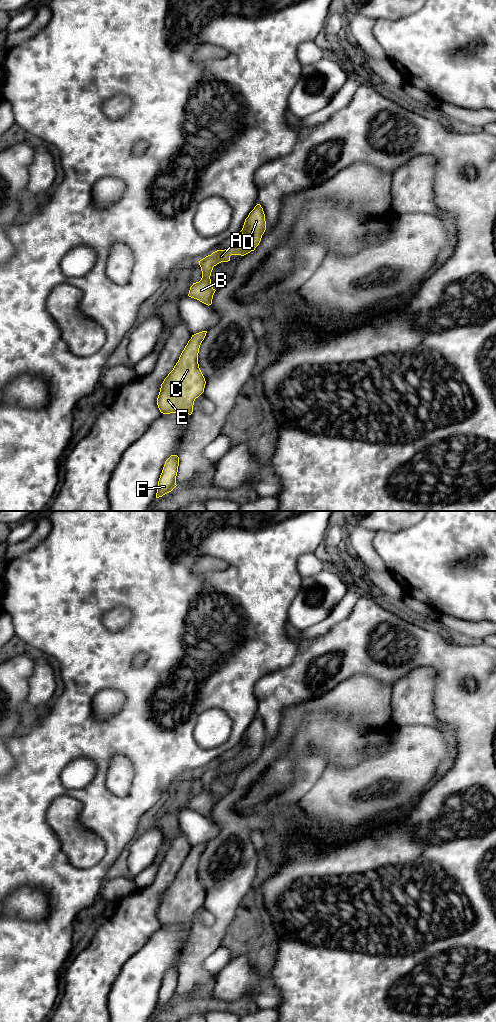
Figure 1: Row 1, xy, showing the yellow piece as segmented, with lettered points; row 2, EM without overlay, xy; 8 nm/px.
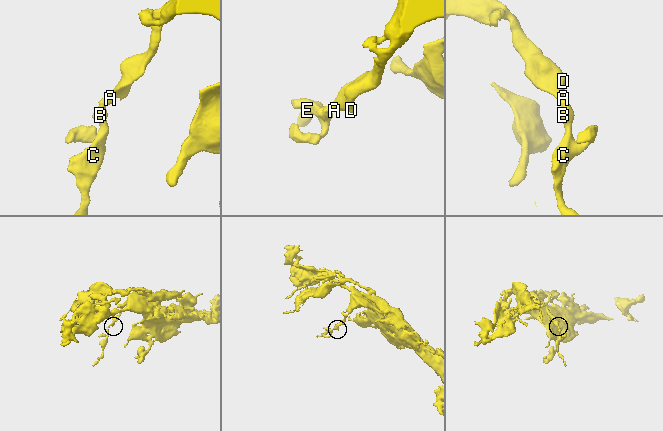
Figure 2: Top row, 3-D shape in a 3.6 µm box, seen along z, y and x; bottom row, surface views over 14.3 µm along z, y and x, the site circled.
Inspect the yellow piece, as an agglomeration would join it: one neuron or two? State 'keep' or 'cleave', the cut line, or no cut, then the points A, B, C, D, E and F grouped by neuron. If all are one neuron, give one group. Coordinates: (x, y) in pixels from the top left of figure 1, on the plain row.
keep | no cut | A B C D E F

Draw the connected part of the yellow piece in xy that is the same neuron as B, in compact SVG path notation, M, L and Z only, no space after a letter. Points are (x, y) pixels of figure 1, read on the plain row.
M257 716L245 731L243 740L240 743L243 747L237 755L229 761L217 762L198 773L202 783L202 790L199 794L193 795L188 808L208 818L211 817L216 803L212 799L210 791L213 779L221 774L230 773L231 767L244 768L254 763L259 757L265 742L265 726L261 717Z

